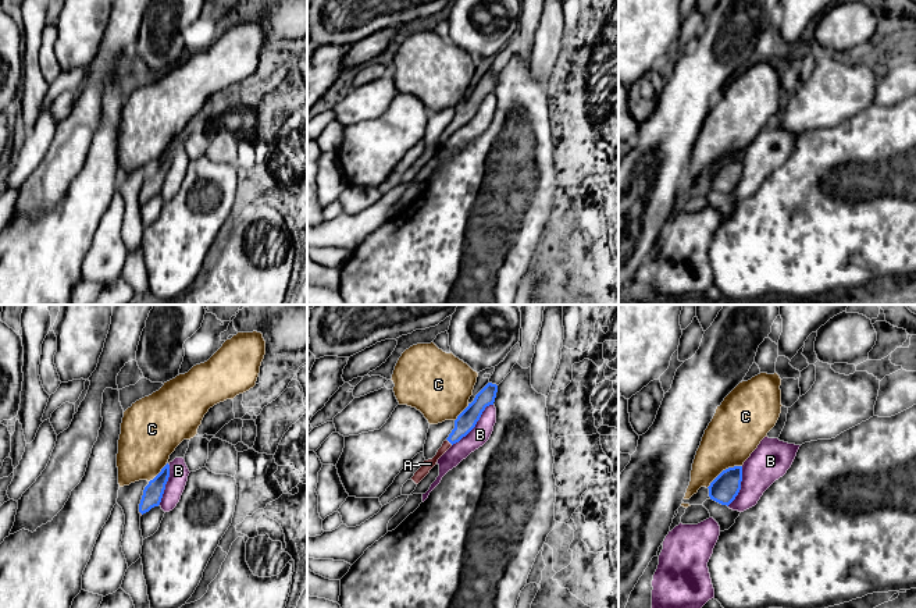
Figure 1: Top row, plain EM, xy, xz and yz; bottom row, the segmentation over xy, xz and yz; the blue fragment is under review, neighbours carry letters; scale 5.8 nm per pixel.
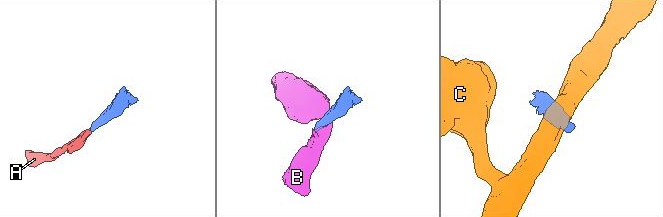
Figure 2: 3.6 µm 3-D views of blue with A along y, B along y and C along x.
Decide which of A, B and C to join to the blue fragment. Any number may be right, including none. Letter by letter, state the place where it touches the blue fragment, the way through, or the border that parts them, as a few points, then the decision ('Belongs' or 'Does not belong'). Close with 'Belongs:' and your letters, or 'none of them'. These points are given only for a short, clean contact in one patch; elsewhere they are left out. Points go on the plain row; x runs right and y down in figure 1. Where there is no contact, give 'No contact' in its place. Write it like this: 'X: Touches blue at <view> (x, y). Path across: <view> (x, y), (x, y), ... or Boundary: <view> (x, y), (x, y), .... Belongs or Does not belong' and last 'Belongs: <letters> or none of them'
A: Touches blue at xz (449, 130). Path across: xz (467, 107), (449, 130), (430, 152). Belongs
B: Touches blue at xz (476, 112). Boundary: xz (492, 92), (485, 96), (477, 112), (452, 134). Does not belong
C: Touches blue at yz (723, 159). Boundary: yz (741, 153), (726, 156), (706, 176). Does not belong
Belongs: A

